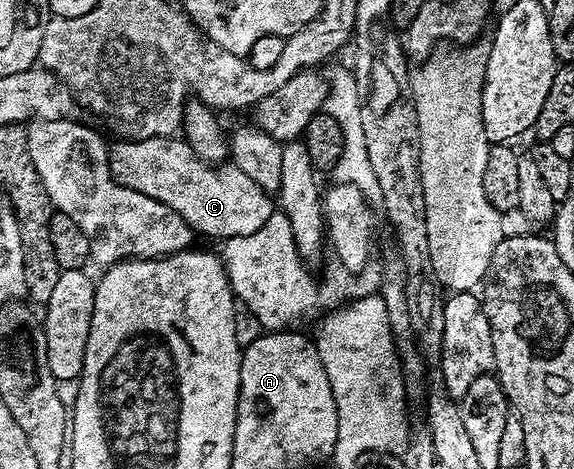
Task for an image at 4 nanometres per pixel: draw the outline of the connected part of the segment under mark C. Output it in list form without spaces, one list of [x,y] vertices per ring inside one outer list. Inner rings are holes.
[[[149,136],[145,140],[125,138],[120,142],[122,144],[114,143],[109,149],[109,169],[114,178],[131,190],[139,190],[139,194],[147,194],[147,198],[155,198],[155,202],[163,202],[163,206],[171,206],[196,233],[206,232],[209,236],[218,236],[221,242],[230,236],[255,234],[255,230],[259,230],[275,211],[274,197],[247,178],[236,165],[232,162],[222,162],[216,166],[205,163],[184,138]]]

